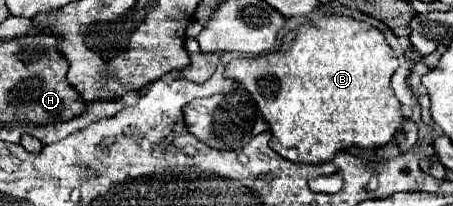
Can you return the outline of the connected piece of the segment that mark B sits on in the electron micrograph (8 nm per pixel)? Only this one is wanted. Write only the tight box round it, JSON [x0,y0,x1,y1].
[224,17,402,165]

